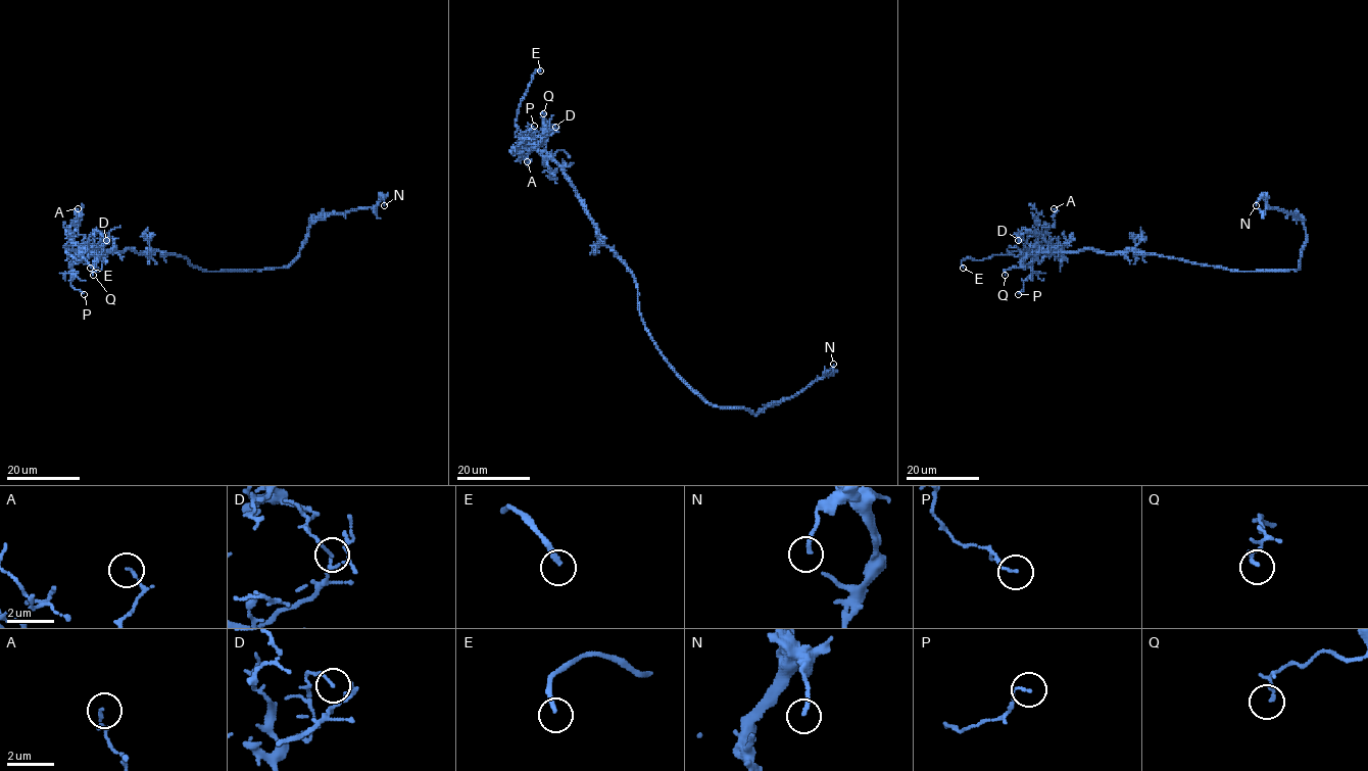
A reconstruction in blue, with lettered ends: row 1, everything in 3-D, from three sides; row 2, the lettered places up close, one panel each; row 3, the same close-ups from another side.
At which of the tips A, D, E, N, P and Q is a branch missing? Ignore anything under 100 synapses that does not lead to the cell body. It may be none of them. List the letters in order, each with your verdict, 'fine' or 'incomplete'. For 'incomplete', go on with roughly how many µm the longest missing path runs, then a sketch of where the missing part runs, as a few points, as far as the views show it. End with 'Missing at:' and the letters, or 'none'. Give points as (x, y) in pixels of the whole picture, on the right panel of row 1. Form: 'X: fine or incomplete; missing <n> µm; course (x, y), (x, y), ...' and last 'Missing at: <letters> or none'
A: fine
D: fine
E: incomplete; missing 60 µm
N: fine
P: fine
Q: fine
Missing at: E

